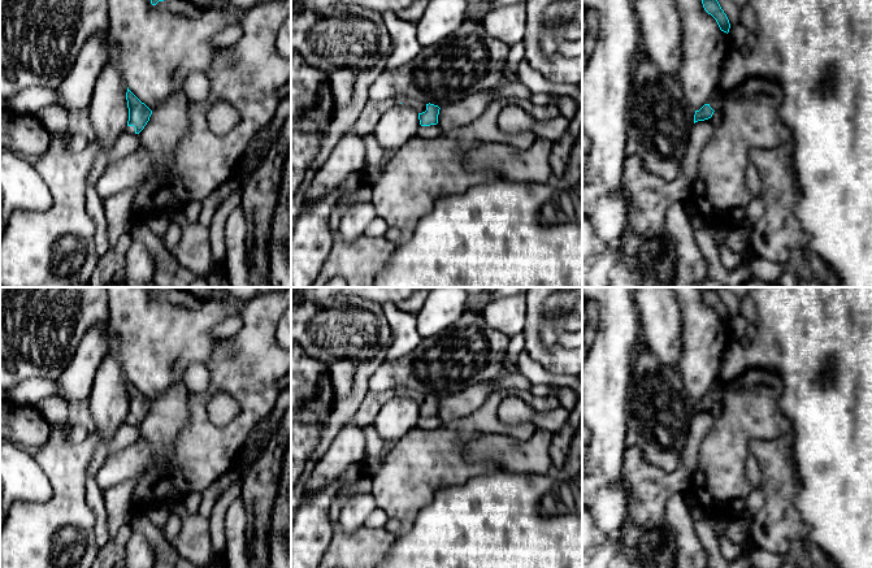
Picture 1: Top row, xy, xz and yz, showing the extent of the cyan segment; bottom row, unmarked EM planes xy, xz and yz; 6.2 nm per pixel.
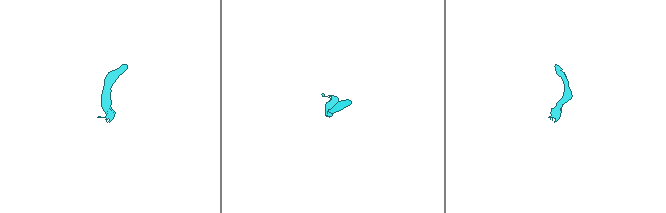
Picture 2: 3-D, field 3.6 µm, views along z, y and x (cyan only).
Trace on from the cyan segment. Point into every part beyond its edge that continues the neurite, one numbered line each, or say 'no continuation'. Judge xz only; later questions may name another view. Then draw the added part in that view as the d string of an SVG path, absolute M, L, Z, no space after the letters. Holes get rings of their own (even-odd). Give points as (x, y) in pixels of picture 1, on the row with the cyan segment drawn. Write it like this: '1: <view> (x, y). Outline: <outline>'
1: xz (420, 107). Outline: M396 96L395 99L396 99L398 104L402 103L404 105L413 107L417 110L417 113L422 113L426 110L426 103L416 101L411 97L407 97L407 96Z

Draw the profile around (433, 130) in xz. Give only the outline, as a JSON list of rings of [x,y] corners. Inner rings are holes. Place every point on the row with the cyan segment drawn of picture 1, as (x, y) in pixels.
[[[430,125],[430,126],[418,126],[418,130],[417,130],[417,135],[418,136],[422,136],[422,138],[435,138],[438,135],[442,134],[442,129],[438,126],[438,125]]]

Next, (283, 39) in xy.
[[[291,14],[282,22],[276,40],[276,49],[281,57],[291,58]]]

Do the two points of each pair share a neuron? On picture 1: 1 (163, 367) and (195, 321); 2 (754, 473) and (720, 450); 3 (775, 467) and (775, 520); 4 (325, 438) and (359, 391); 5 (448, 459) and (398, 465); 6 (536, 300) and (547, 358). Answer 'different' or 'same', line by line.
1: same
2: different
3: same
4: same
5: same
6: same

